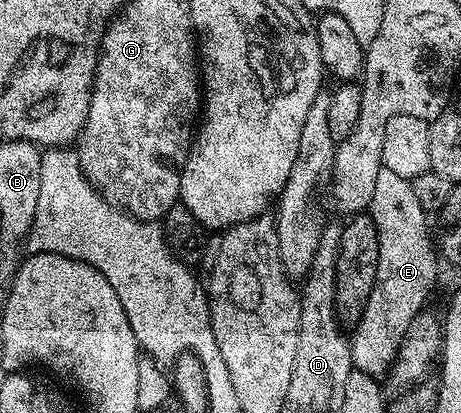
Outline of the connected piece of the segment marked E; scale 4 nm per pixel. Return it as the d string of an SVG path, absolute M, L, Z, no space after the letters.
M380 168L376 172L376 189L368 207L370 219L376 224L380 240L380 260L376 268L376 284L362 318L353 327L354 336L349 343L353 369L382 380L390 373L397 355L401 337L408 324L427 305L430 293L435 293L439 255L430 243L430 226L426 210L416 200L414 183L396 172Z

